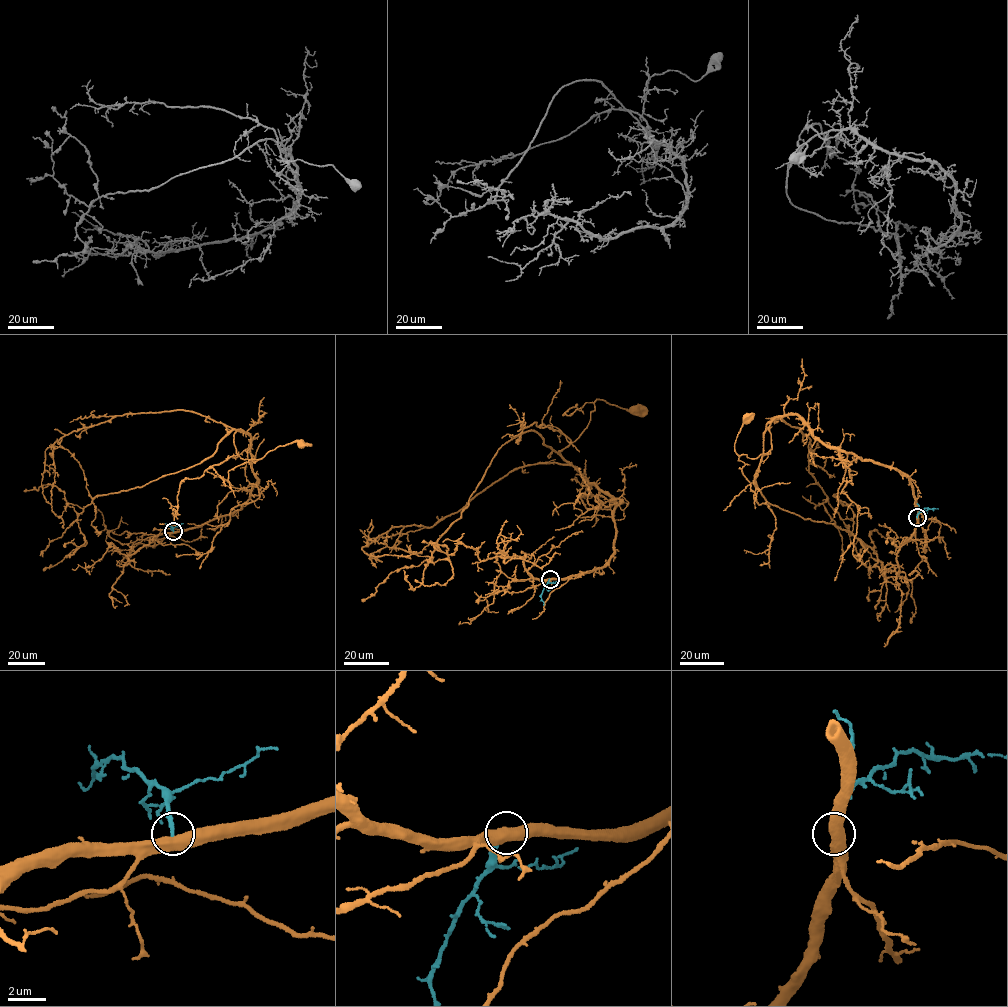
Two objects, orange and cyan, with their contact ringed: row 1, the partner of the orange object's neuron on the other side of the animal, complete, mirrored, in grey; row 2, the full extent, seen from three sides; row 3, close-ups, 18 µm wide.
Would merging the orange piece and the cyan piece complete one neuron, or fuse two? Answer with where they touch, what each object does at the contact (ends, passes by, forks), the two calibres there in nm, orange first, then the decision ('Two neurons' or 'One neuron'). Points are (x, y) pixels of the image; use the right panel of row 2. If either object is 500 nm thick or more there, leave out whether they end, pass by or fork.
Place: (917, 517). Thickness 550 nm (orange) against 200 nm. Two neurons

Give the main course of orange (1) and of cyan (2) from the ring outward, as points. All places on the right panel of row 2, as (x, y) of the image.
1: (917, 517), (906, 475), (820, 442), (795, 415), (770, 424), (768, 454), (737, 455), (734, 445), (747, 417)
2: (917, 517), (924, 508), (938, 508)

